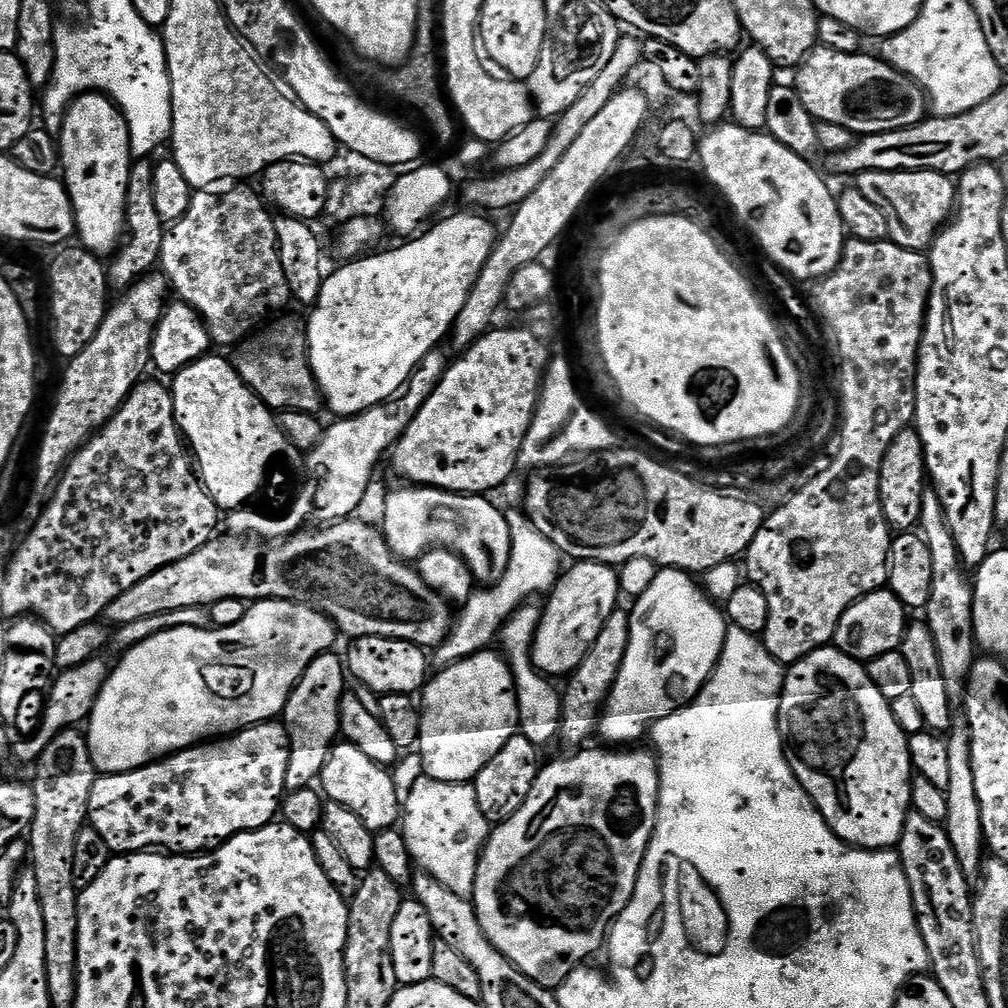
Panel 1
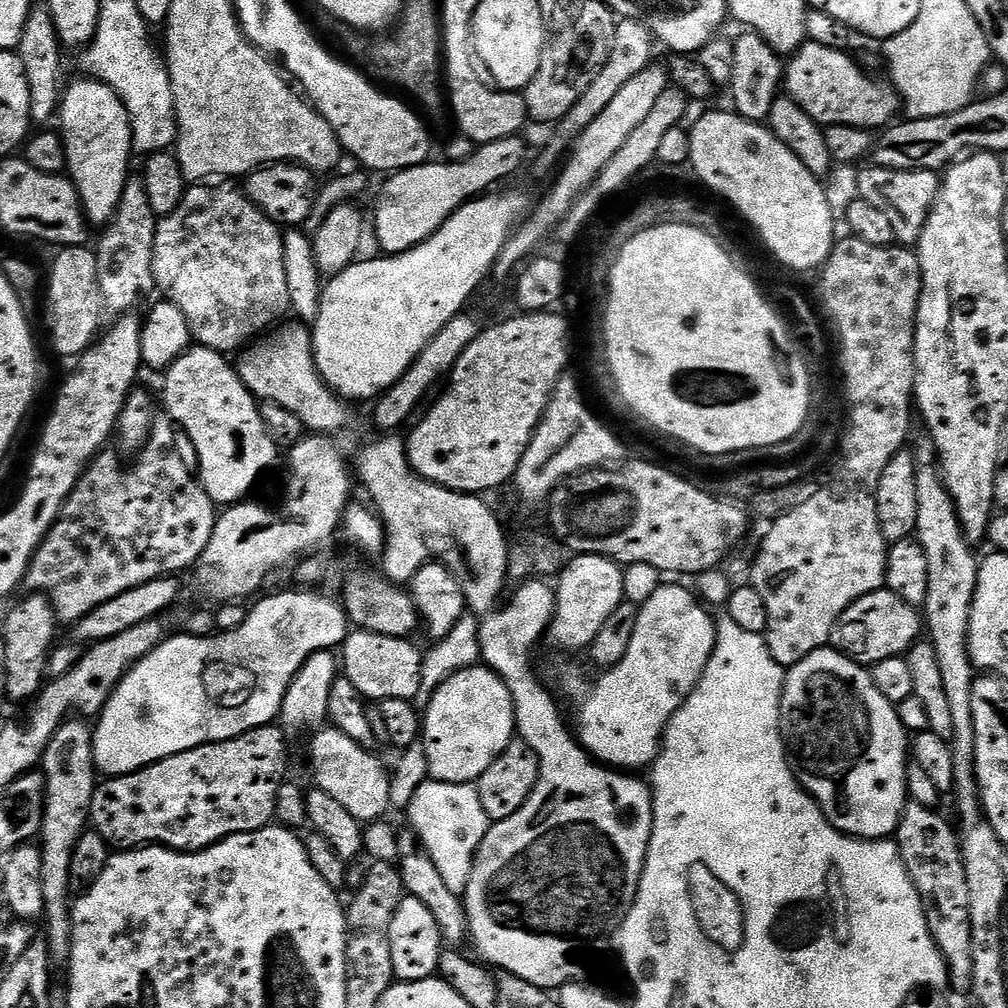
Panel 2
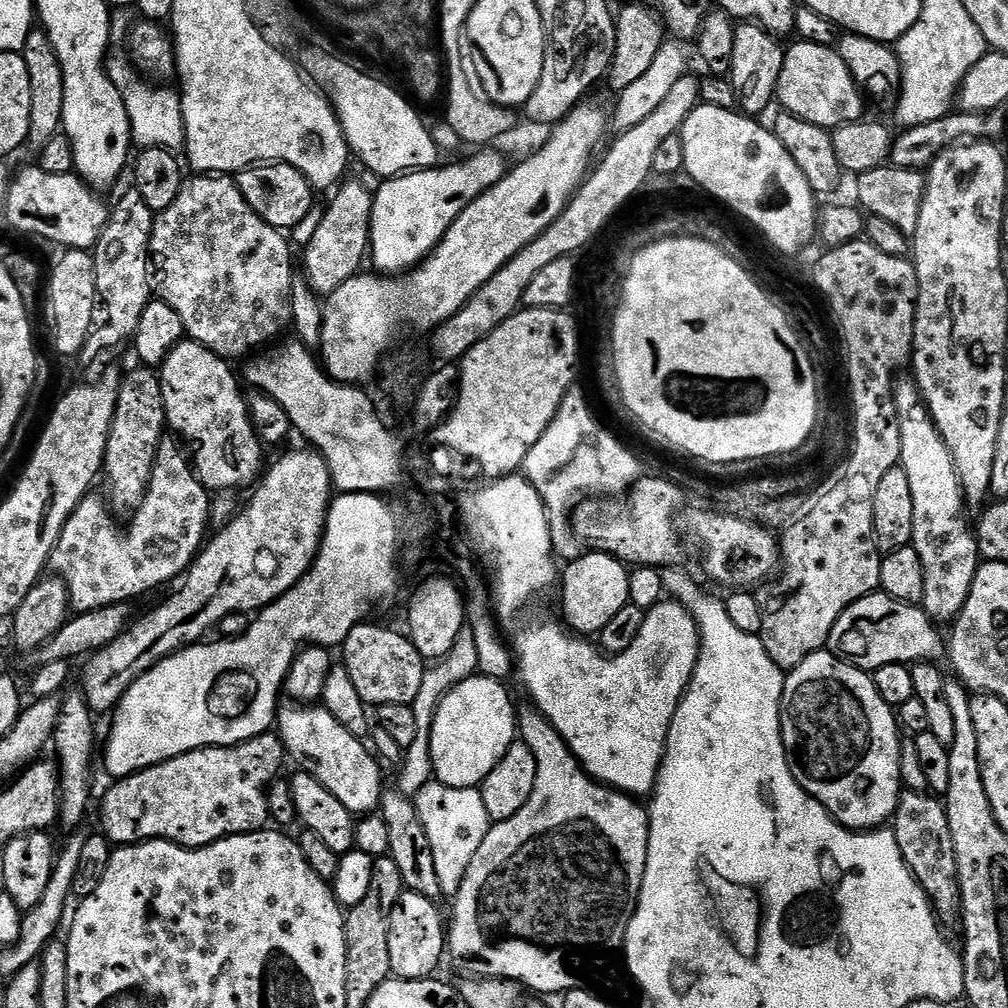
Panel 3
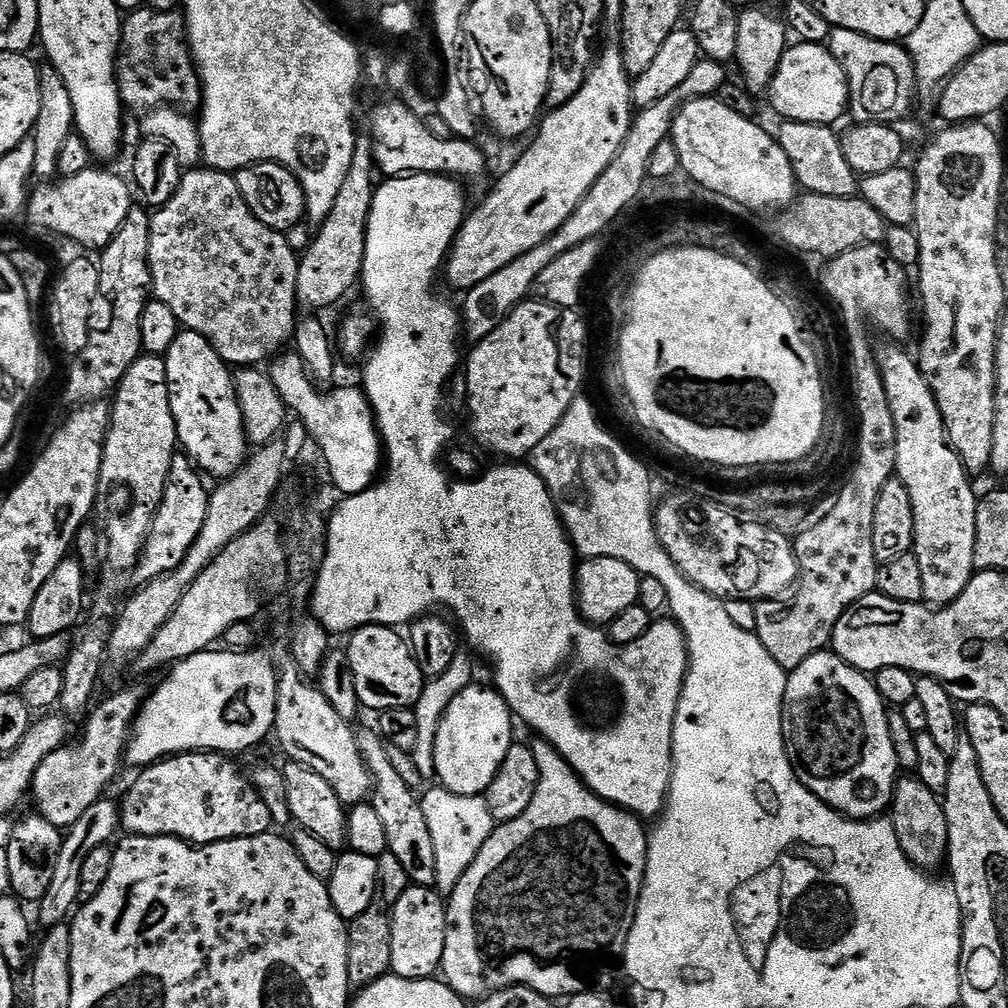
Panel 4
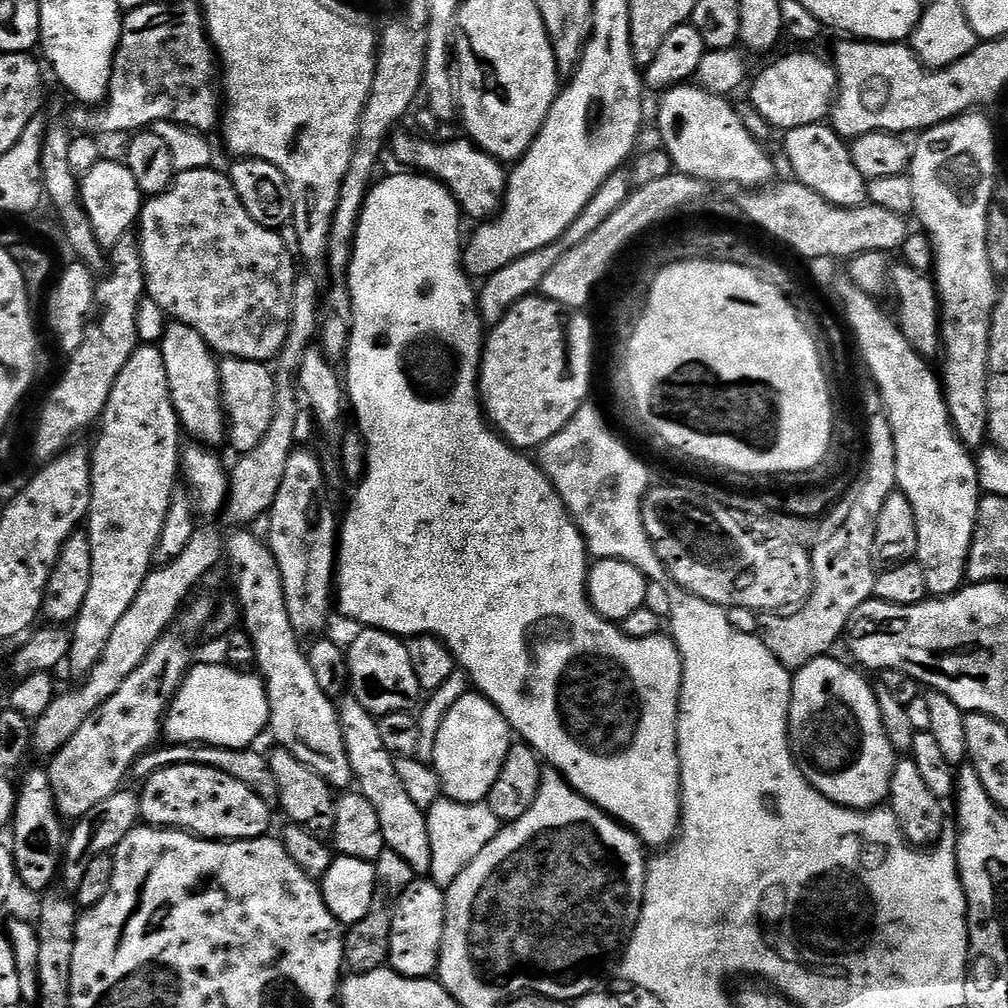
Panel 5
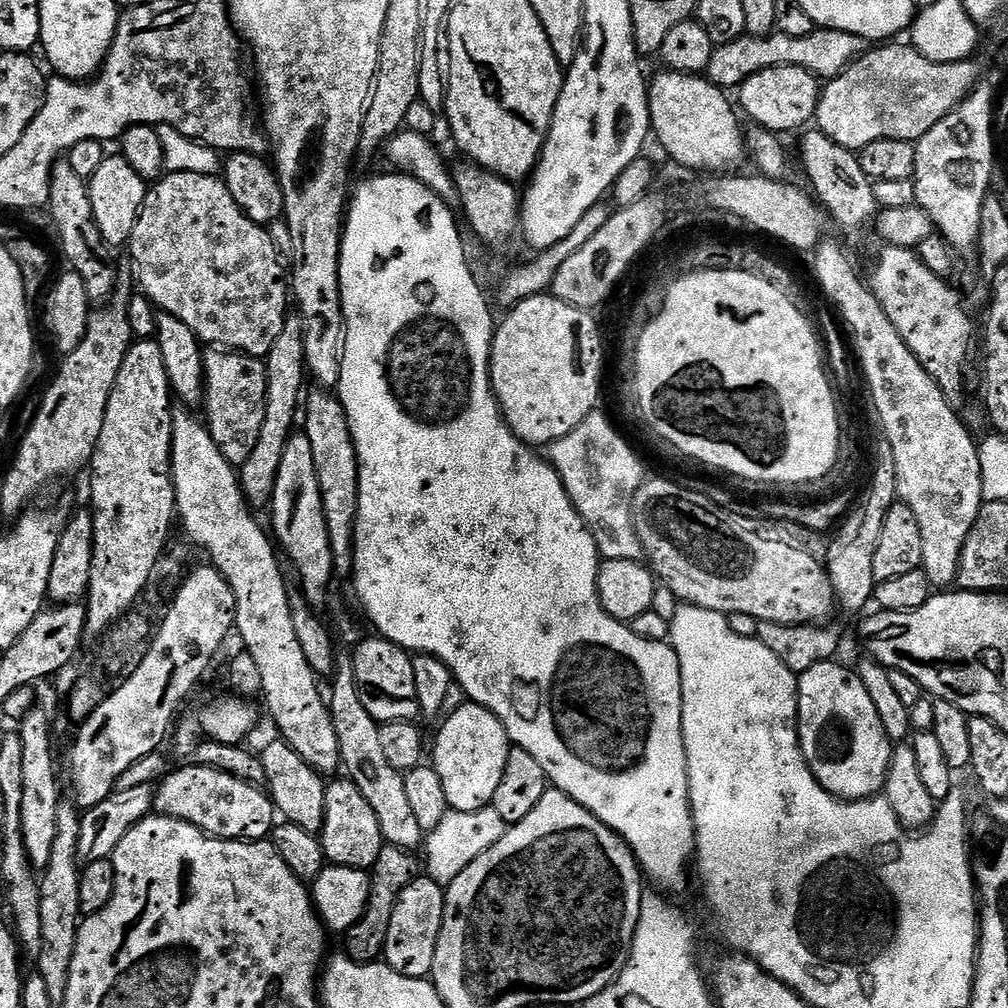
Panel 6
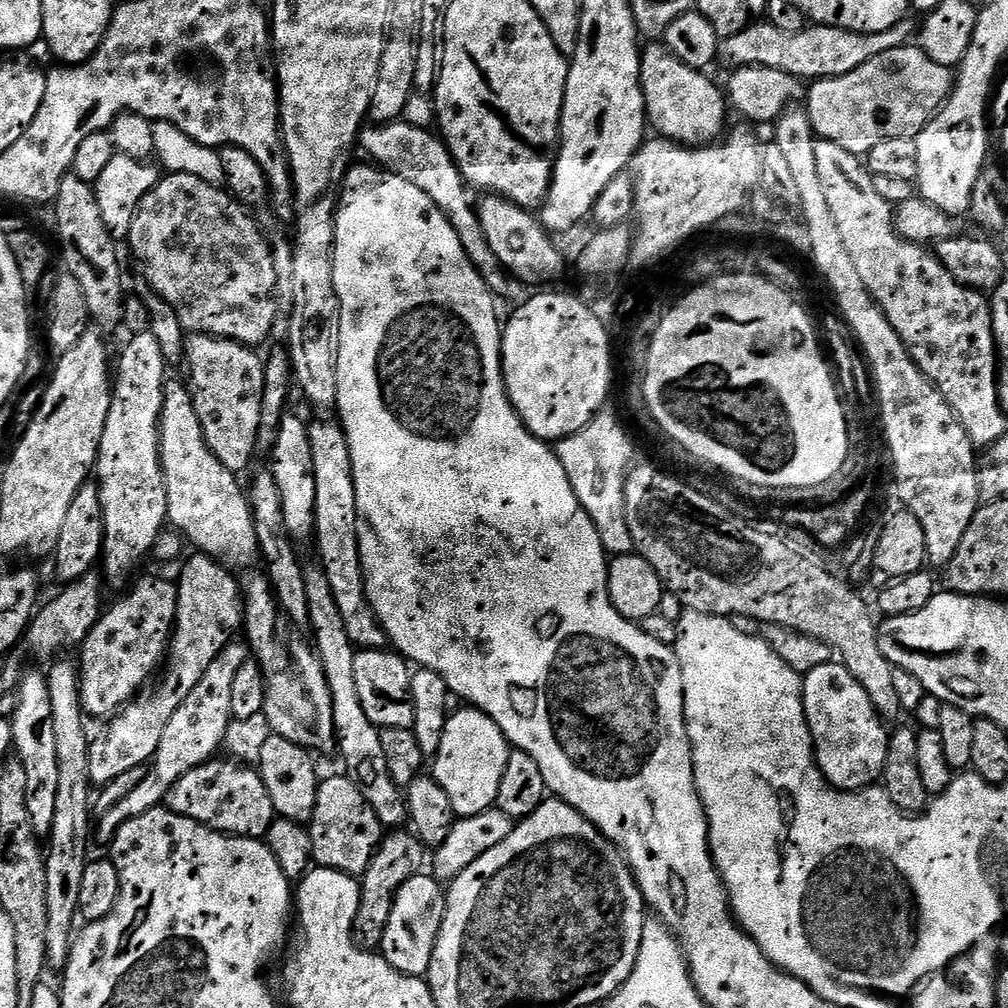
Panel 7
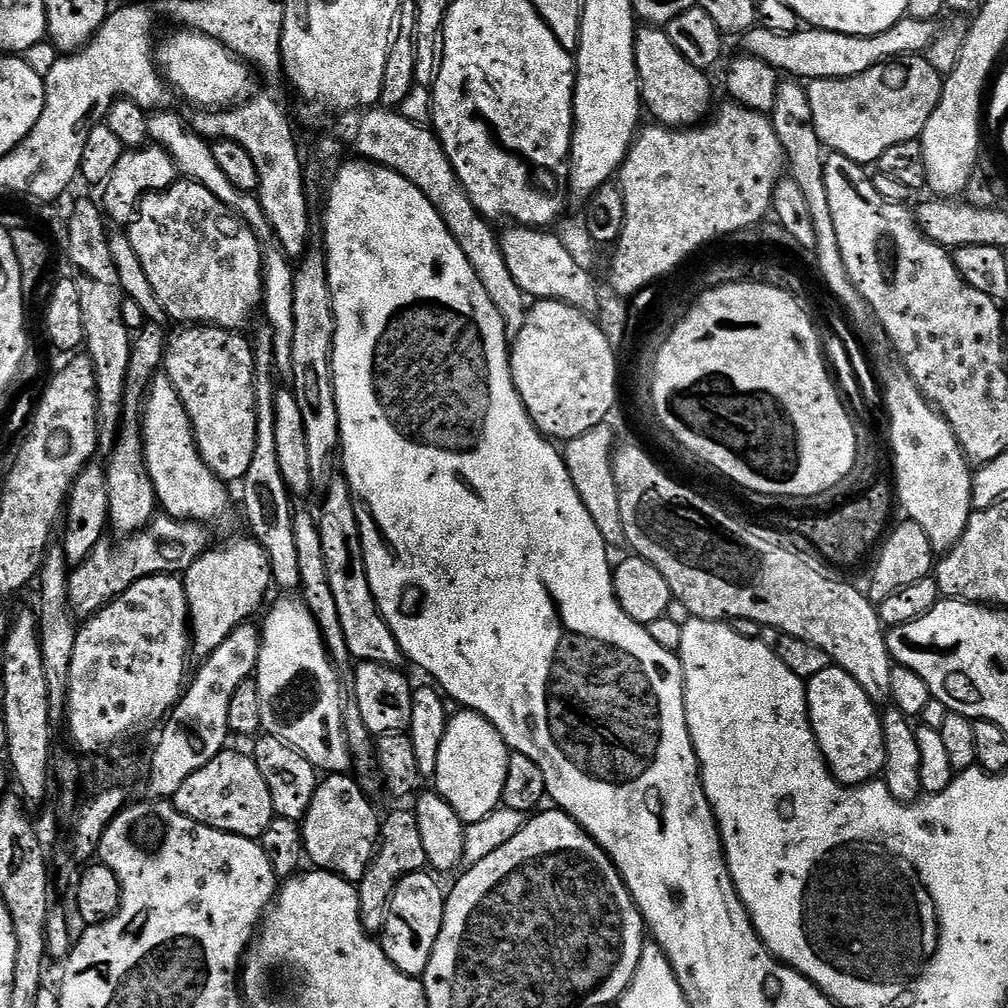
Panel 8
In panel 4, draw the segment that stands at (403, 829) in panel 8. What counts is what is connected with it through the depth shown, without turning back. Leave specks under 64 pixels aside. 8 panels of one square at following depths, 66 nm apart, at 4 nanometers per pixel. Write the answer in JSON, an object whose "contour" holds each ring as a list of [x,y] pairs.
{"contour":[[[390,851],[383,852],[378,858],[378,878],[376,879],[376,897],[368,909],[348,924],[348,957],[346,970],[348,982],[353,989],[359,990],[378,982],[392,972],[390,962],[390,930],[392,929],[392,907],[398,898],[410,886],[406,869],[394,858]]]}

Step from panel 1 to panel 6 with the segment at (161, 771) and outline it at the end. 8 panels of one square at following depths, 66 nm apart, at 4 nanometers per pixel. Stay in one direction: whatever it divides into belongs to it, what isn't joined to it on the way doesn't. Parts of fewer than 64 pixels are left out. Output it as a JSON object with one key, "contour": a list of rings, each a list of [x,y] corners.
{"contour":[[[189,763],[188,768],[169,771],[163,780],[155,785],[152,806],[157,816],[169,816],[195,828],[201,828],[204,835],[218,840],[263,840],[271,833],[278,820],[278,813],[267,793],[255,784],[234,778],[222,770],[203,768],[200,764]]]}

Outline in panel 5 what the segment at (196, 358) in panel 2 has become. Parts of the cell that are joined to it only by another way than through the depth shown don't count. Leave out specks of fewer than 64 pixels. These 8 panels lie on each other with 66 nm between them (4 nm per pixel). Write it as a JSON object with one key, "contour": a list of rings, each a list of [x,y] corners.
{"contour":[[[179,322],[169,323],[158,347],[162,350],[162,358],[166,358],[166,378],[170,382],[170,394],[181,429],[187,435],[189,432],[196,439],[193,441],[201,445],[223,445],[226,440],[226,417],[216,353],[202,338],[202,334],[198,334],[198,330]]]}

